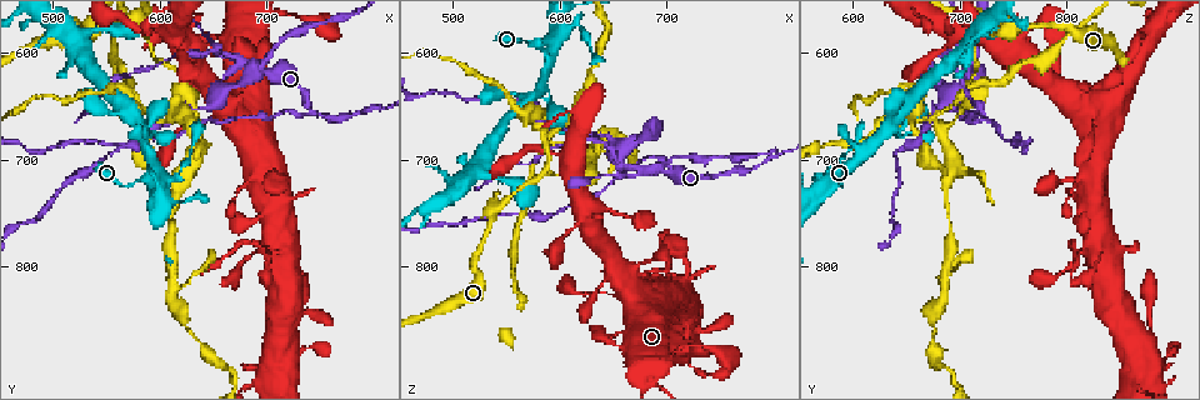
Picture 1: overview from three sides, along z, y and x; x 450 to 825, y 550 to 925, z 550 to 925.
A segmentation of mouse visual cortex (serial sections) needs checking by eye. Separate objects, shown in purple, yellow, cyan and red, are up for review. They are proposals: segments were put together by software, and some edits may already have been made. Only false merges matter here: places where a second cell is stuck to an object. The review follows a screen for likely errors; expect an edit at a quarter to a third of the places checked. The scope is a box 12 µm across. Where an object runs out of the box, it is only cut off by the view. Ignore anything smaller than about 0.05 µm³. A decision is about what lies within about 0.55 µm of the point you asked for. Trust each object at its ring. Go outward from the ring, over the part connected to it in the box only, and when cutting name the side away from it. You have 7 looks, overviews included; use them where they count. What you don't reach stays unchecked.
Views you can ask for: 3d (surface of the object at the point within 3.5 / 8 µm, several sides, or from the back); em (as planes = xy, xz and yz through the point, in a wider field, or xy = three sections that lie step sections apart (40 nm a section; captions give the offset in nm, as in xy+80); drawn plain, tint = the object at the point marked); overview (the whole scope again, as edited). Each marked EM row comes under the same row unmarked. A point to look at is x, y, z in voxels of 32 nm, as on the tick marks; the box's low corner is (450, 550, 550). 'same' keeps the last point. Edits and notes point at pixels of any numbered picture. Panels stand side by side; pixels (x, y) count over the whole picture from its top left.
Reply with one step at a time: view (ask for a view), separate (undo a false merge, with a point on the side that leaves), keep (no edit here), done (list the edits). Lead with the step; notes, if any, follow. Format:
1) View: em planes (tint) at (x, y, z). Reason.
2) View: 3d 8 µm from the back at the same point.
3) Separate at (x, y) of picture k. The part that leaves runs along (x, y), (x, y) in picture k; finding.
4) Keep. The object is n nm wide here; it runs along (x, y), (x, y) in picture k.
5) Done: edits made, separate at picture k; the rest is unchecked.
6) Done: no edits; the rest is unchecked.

View: 3d 3.5 µm at (602, 608, 714). Narrows sharply.

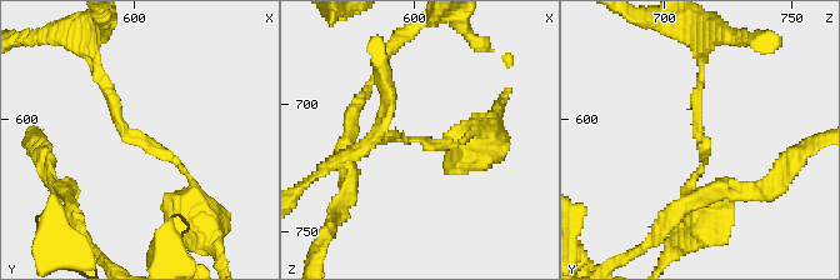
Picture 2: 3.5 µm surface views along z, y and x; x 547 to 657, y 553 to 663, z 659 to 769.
View: em xy step 5 (tint) at (601, 607, 715). The arms are 100, 100 nm wide.

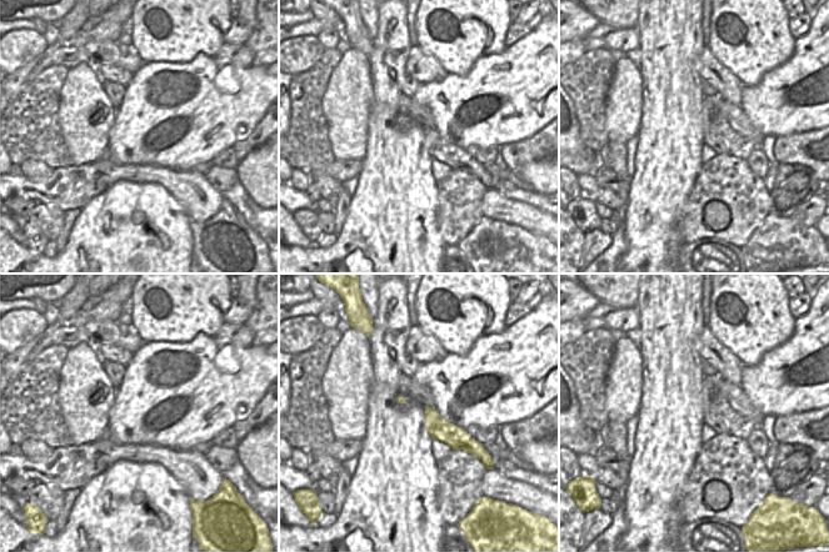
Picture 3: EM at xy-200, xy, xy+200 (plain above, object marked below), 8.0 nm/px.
Keep. The object is 170 nm wide here; it runs along (98, 66), (121, 128), (168, 154), (194, 189) in picture 2; all the same cell.

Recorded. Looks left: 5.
View: 3d 3.5 µm from the back at (740, 658, 714). Thin neck.

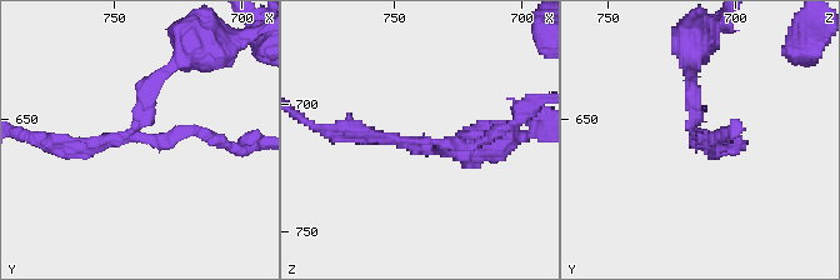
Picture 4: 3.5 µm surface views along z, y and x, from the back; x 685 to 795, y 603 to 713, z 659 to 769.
View: em xy step 3 (tint) at (741, 656, 714).

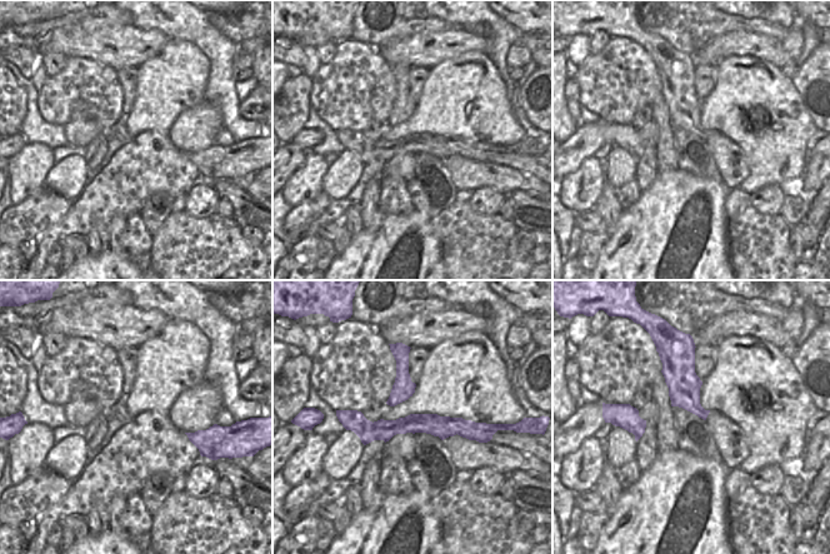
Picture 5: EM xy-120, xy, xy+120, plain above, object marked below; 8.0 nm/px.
View: em xy step 1 (tint) at the same point. Another direction.

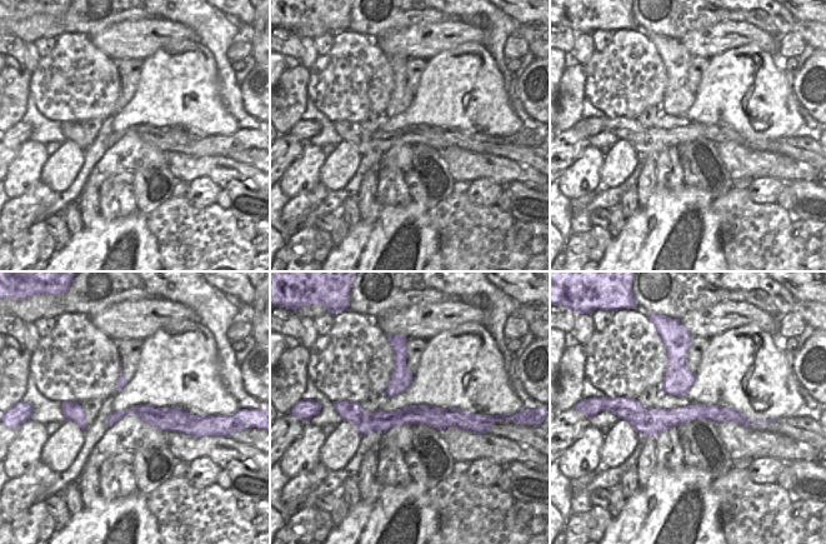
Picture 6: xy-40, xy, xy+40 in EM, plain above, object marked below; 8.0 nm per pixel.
Separate at (388, 139) of picture 4. The arms are 150, 150, 200 nm wide; the part that leaves runs along (143, 119), (143, 138), (200, 130), (231, 145) in picture 4; a second cell is stuck on.

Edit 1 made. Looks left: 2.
View: 3d 3.5 µm at (680, 614, 708). Arms run side by side.

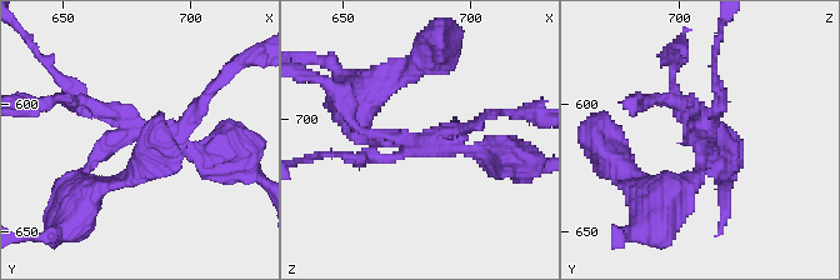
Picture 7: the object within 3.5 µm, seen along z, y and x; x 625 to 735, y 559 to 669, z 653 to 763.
View: em planes (tint) at (679, 611, 709).

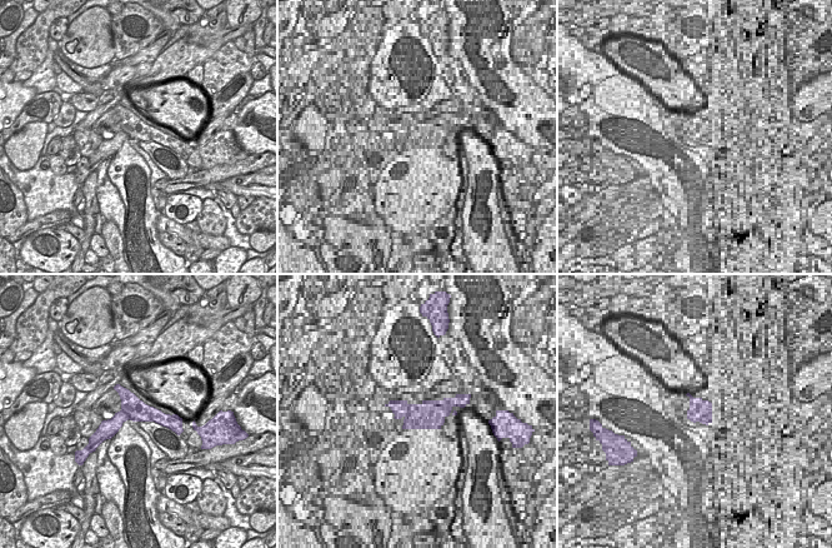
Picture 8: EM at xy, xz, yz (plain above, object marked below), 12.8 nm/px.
Separate at (204, 108) of picture 7. The part that leaves runs along (133, 131), (79, 178), (75, 211) in picture 7; two cells meet here.

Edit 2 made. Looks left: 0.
Done: edits made, separate at picture 4, separate at picture 7; the rest is unchecked.

